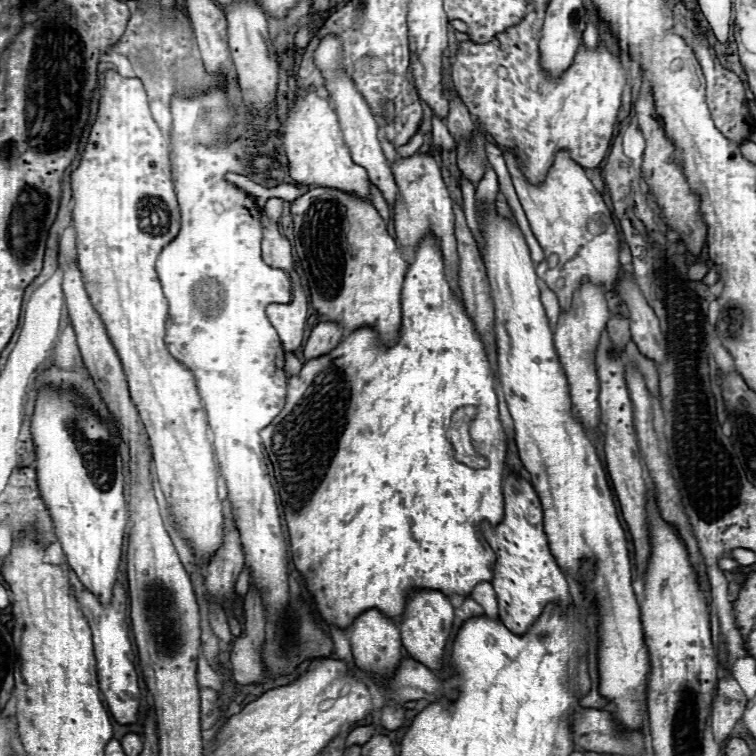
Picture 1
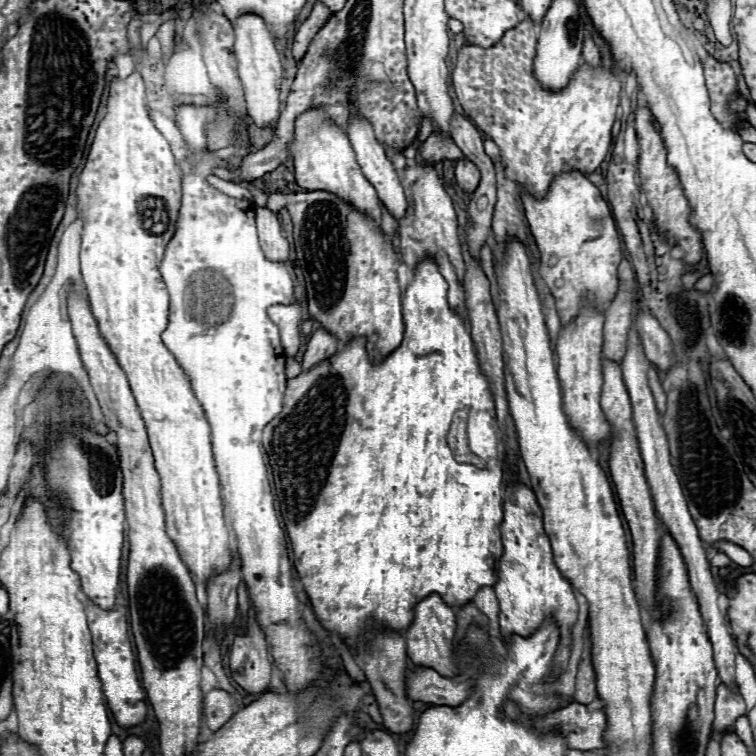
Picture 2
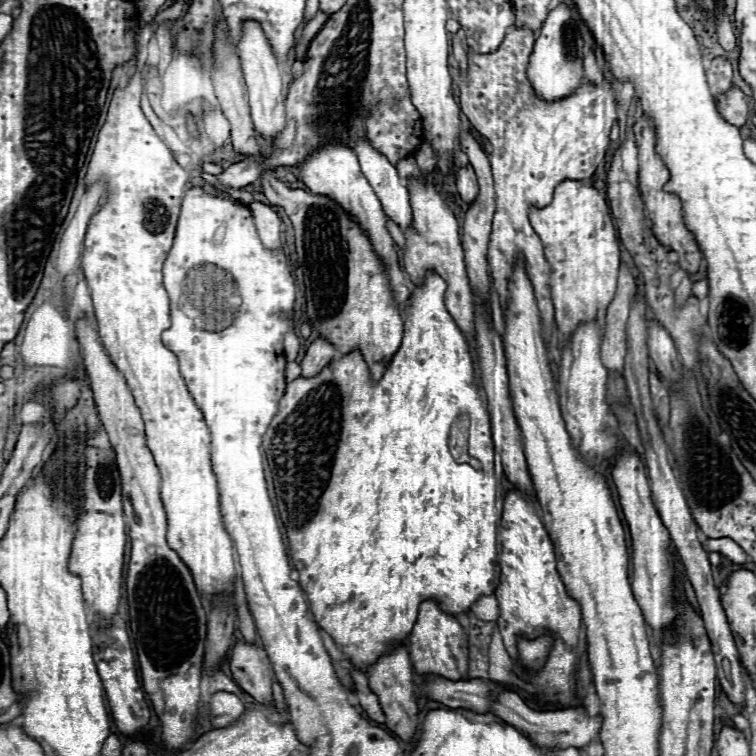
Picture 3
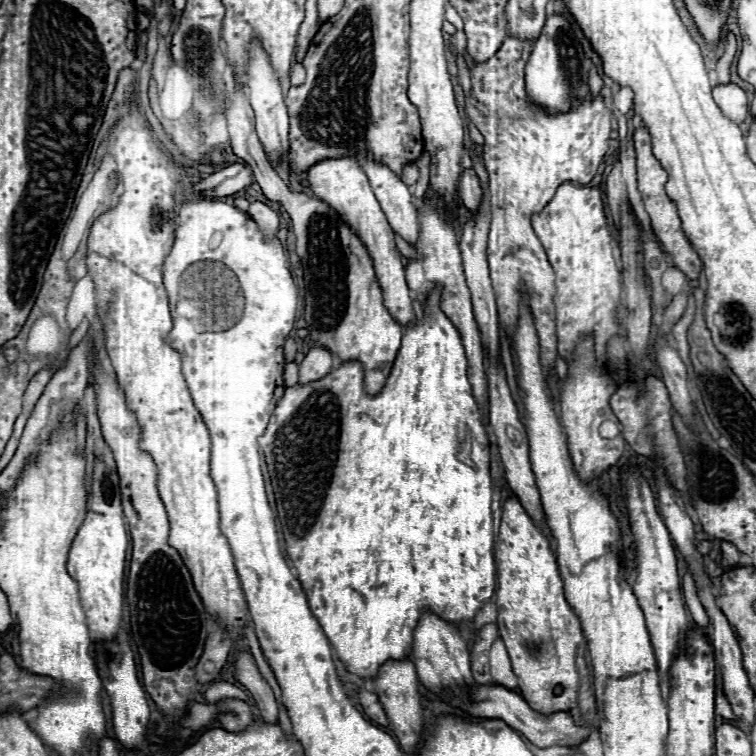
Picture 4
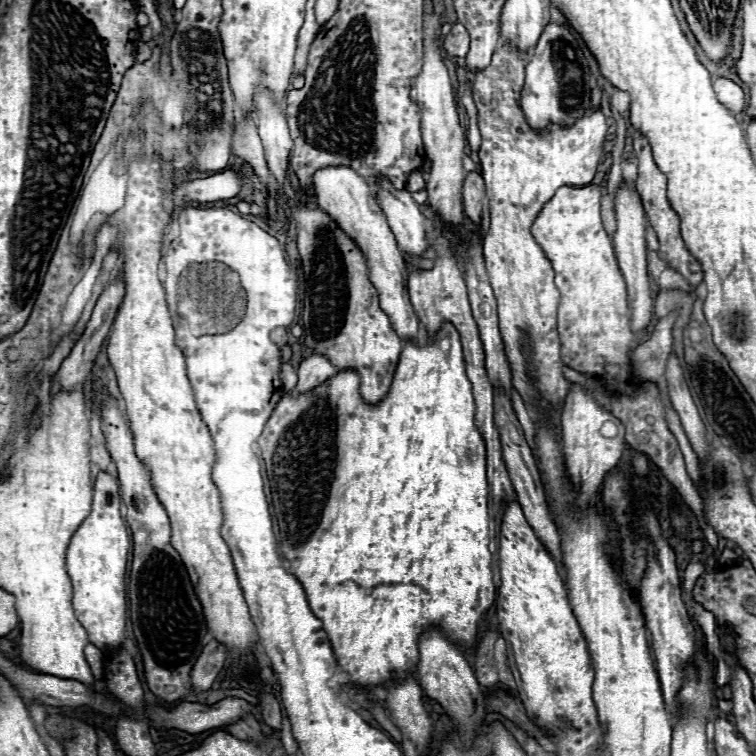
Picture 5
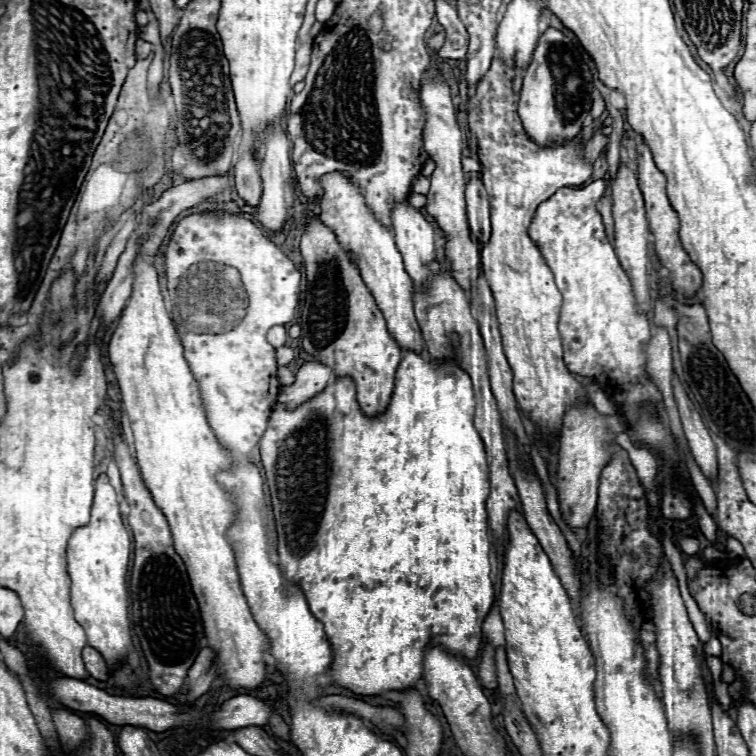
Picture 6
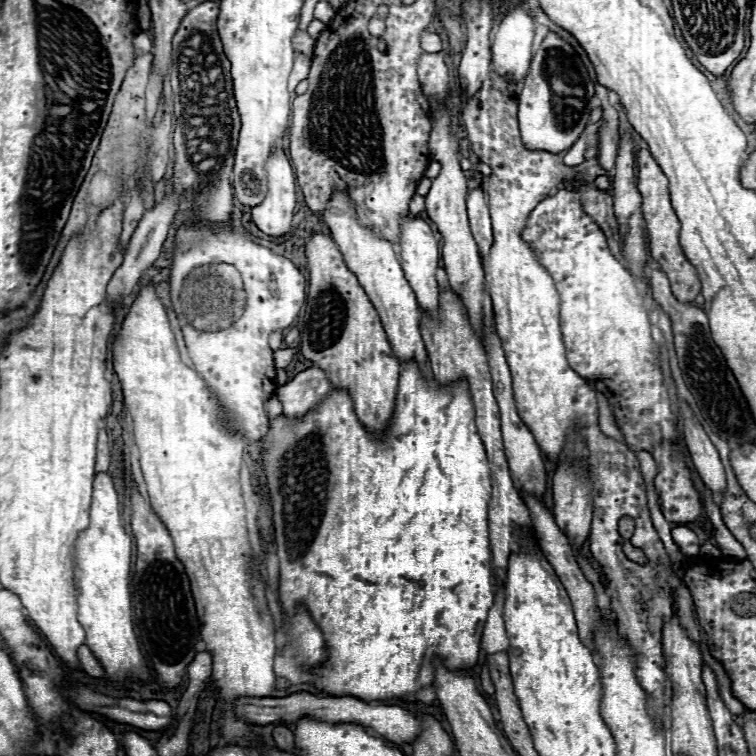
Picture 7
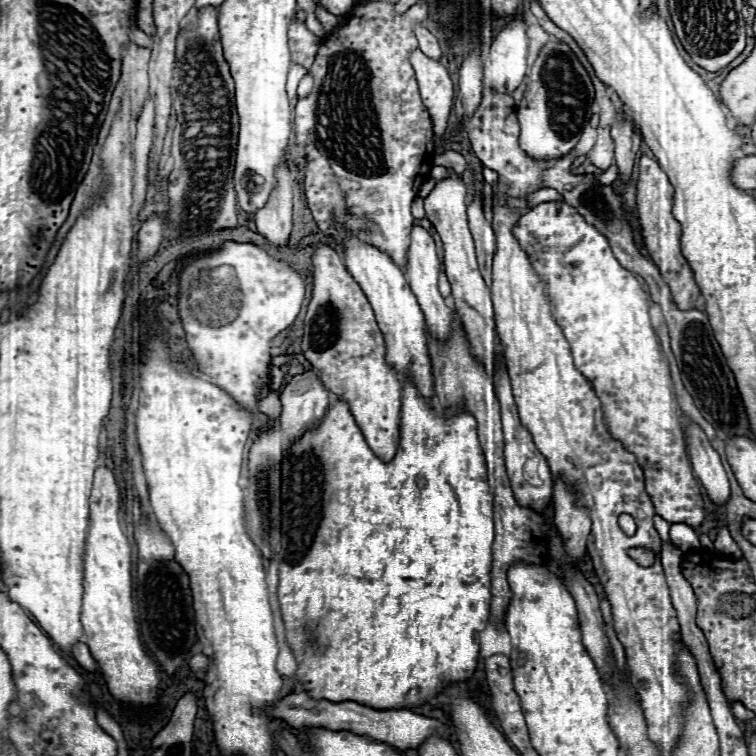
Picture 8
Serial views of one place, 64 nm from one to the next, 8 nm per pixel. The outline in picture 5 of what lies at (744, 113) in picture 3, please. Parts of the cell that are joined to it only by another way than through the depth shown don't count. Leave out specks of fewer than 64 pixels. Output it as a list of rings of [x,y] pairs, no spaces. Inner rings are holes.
[[[716,80],[714,82],[714,92],[716,92],[716,98],[732,112],[732,114],[740,114],[744,112],[746,108],[746,98],[744,98],[744,92],[738,84],[730,82],[730,80]]]

